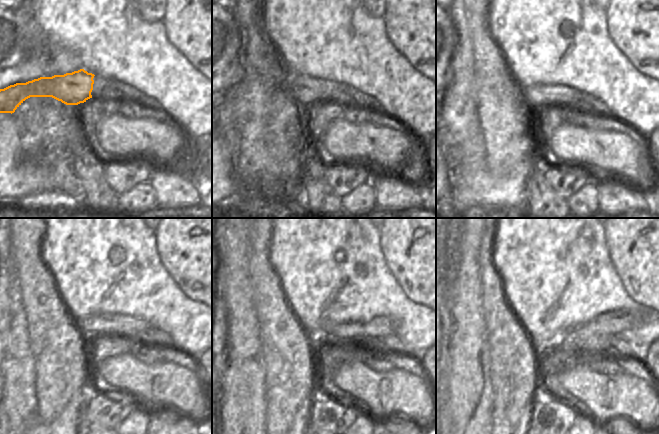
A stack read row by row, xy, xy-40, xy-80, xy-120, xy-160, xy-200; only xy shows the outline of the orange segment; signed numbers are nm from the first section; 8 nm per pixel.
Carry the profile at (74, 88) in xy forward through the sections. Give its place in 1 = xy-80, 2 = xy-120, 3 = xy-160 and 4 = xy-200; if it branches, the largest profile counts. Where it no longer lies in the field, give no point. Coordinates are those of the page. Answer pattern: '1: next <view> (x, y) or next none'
1: next xy-80 (526, 94)
2: next xy-120 (129, 330)
3: next xy-160 (381, 326)
4: next xy-200 (614, 323)

